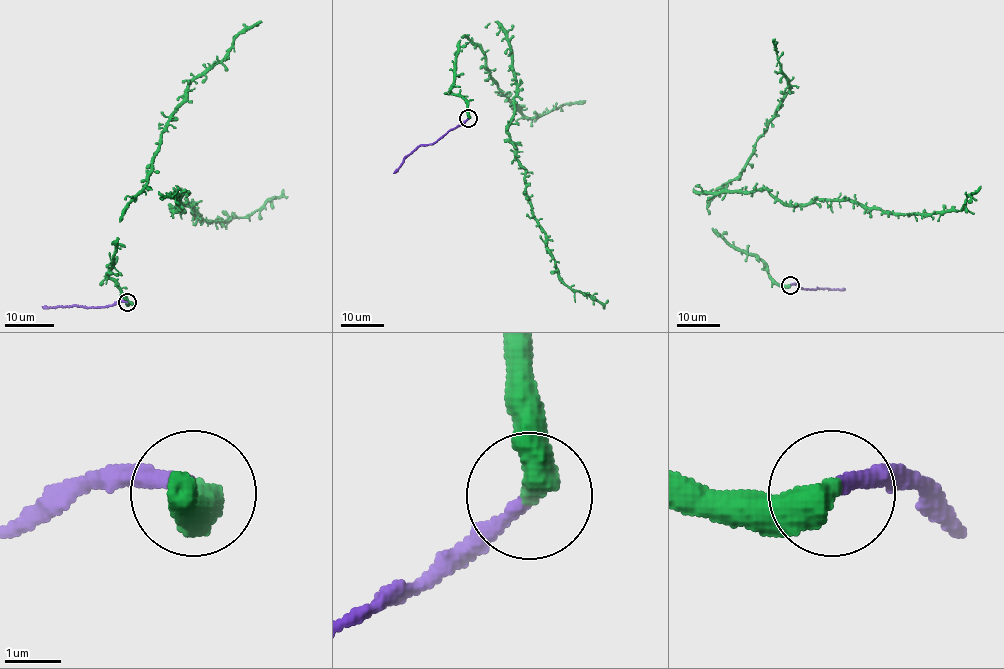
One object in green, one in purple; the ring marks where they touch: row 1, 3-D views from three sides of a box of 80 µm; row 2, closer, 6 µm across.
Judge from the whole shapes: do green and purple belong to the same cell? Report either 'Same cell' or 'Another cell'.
Another cell

